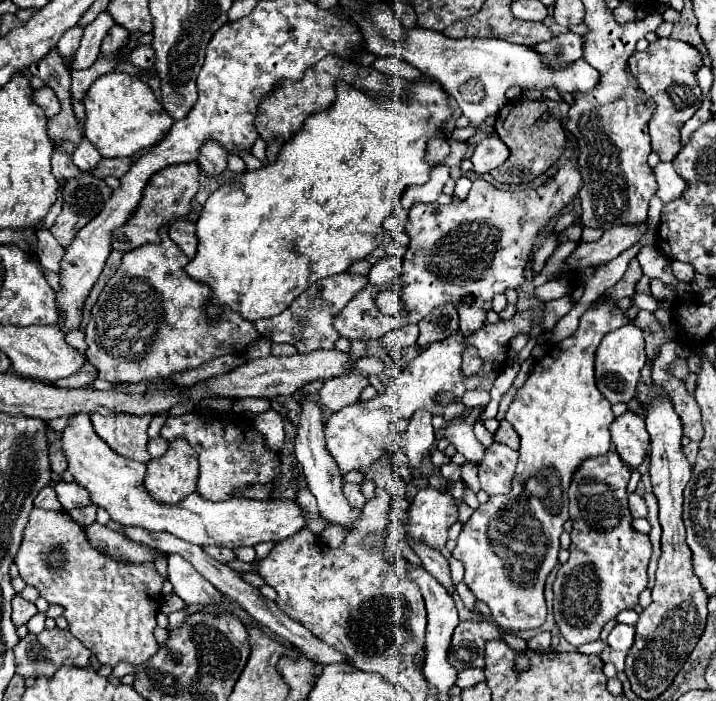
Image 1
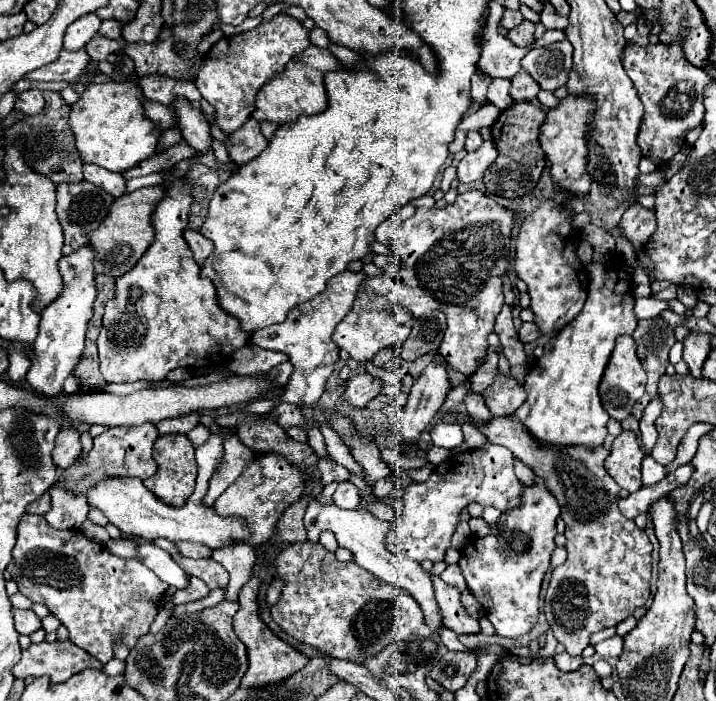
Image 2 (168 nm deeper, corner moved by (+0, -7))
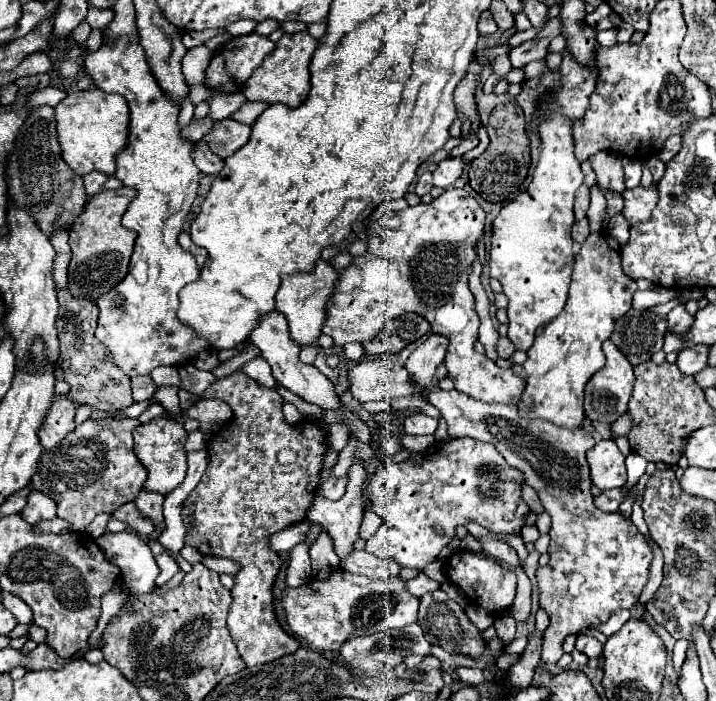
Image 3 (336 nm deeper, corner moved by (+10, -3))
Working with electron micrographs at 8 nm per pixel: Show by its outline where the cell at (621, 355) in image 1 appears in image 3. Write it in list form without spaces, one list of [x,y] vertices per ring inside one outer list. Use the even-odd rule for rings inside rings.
[[[608,339],[602,343],[602,351],[606,355],[606,365],[586,383],[586,395],[584,395],[584,415],[590,421],[602,421],[602,423],[614,423],[618,417],[622,417],[628,411],[628,401],[632,397],[634,389],[634,371],[630,361],[618,351],[618,347]]]

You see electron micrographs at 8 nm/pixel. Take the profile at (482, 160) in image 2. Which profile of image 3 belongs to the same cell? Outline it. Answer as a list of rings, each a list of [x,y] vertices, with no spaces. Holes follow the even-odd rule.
[[[460,157],[444,159],[442,163],[438,163],[436,171],[432,173],[432,185],[442,187],[442,189],[452,187],[454,181],[462,175],[462,169],[464,169],[464,163],[462,163]]]

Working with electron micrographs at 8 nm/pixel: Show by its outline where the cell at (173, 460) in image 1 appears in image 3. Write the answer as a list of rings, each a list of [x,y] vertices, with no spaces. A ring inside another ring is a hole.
[[[154,417],[150,423],[144,423],[138,429],[134,429],[132,435],[134,435],[134,455],[140,459],[140,463],[148,471],[148,479],[144,483],[144,489],[168,495],[186,477],[184,441],[186,441],[188,433],[184,431],[182,423],[178,423],[172,417]]]

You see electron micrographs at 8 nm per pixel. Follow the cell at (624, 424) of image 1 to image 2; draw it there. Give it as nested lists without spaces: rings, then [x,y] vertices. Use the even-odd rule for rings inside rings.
[[[628,429],[614,439],[612,453],[606,459],[606,469],[622,489],[634,493],[642,487],[640,481],[642,459],[644,459],[644,451],[640,447],[638,435]]]

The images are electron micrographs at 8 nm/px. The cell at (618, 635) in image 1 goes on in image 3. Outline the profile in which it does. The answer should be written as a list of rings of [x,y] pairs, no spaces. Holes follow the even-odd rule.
[[[584,633],[576,635],[576,649],[584,653],[586,657],[598,657],[602,653],[602,645],[594,637],[584,635]]]

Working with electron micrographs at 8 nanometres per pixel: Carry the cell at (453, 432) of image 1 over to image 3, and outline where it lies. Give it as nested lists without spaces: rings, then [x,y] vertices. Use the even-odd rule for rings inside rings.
[[[414,413],[404,419],[404,431],[408,435],[434,435],[436,427],[438,427],[438,421],[422,413]]]

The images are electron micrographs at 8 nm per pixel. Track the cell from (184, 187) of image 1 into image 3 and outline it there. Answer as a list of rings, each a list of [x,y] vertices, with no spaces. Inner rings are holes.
[[[120,187],[116,191],[102,191],[84,207],[84,213],[78,217],[76,225],[70,231],[70,247],[72,247],[72,261],[68,267],[68,289],[72,295],[96,301],[106,291],[116,287],[124,275],[128,273],[128,263],[134,247],[136,233],[128,231],[120,225],[120,217],[124,215],[128,203],[134,199],[132,187]]]

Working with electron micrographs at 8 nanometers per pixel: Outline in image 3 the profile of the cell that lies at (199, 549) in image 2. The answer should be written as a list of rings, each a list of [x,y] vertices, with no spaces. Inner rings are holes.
[[[142,490],[134,501],[140,513],[149,519],[155,525],[155,528],[161,532],[166,529],[163,520],[163,507],[165,496],[162,494]]]

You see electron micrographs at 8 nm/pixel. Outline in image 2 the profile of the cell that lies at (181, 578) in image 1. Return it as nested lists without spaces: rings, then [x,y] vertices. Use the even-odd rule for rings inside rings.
[[[142,543],[138,549],[138,559],[144,563],[148,569],[152,569],[164,583],[176,587],[176,589],[186,589],[188,587],[188,575],[182,571],[182,567],[160,547],[154,543]]]

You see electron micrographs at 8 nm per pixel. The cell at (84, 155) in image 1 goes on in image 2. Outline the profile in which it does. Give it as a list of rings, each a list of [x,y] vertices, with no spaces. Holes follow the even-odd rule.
[[[84,163],[82,167],[82,173],[84,173],[84,179],[102,187],[106,193],[110,193],[112,197],[120,197],[124,193],[124,179],[120,173],[112,173],[104,167],[98,167],[98,165],[92,165],[92,163]]]

